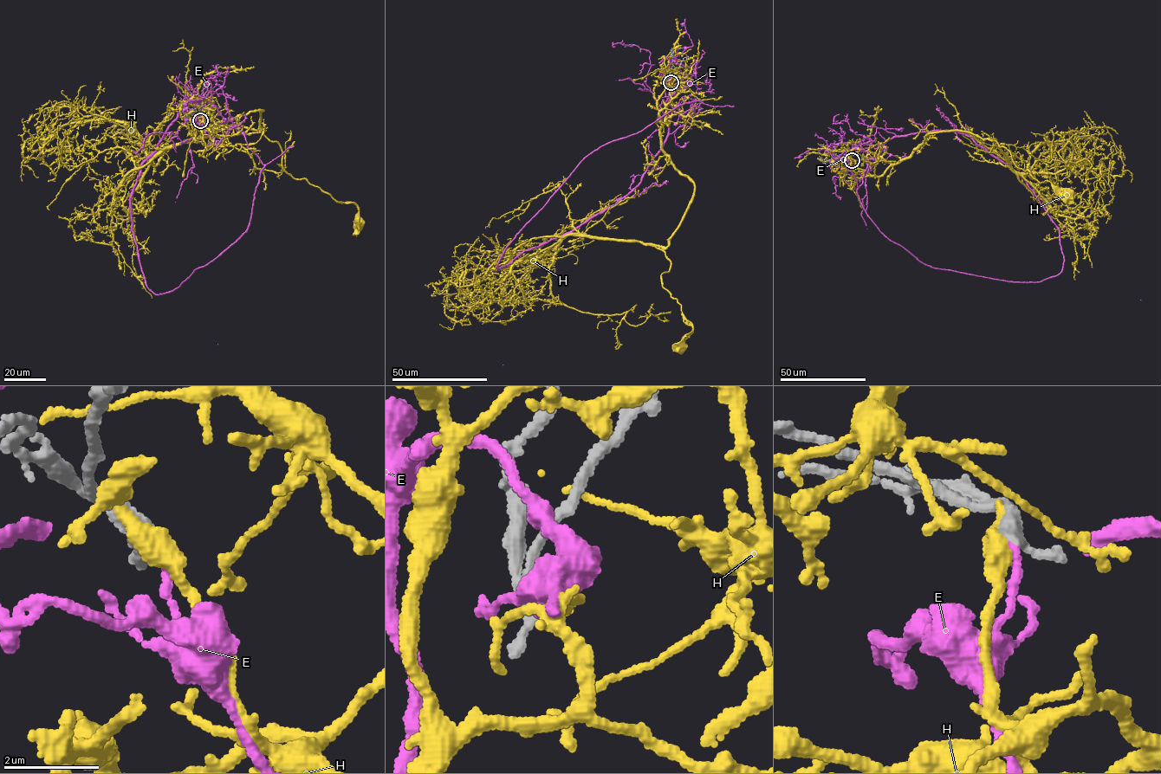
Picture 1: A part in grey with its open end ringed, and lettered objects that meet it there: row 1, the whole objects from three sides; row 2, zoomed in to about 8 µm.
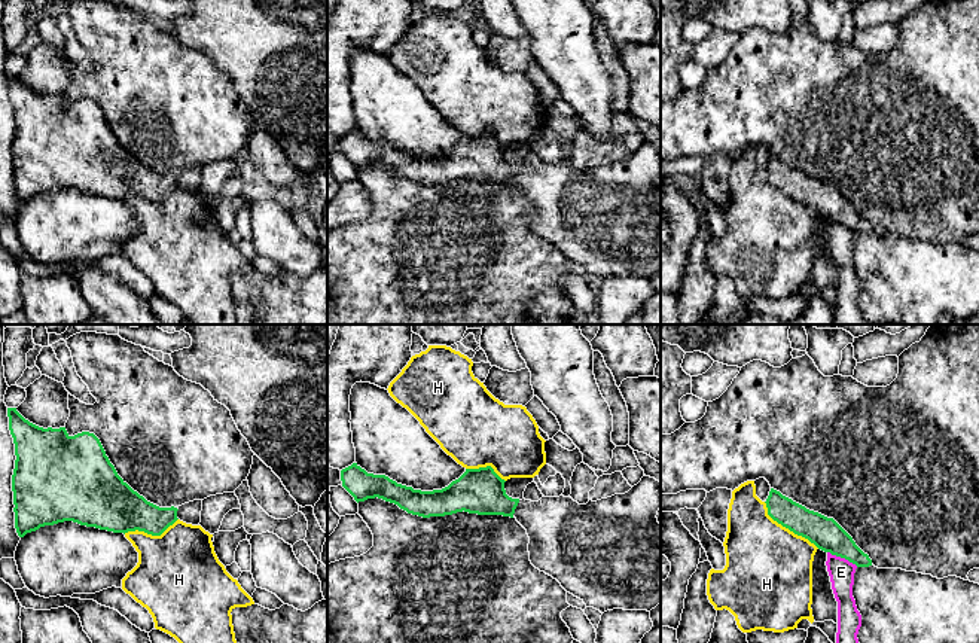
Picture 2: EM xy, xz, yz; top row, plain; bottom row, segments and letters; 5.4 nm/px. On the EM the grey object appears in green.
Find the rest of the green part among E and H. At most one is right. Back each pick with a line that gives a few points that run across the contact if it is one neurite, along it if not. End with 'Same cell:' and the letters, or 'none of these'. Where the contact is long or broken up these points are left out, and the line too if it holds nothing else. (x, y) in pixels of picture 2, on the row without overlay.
Same cell: none of these

